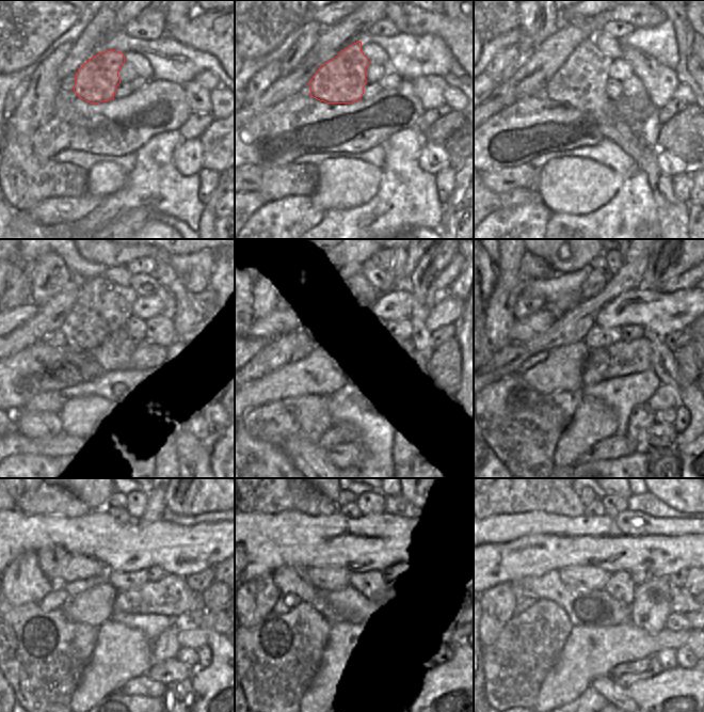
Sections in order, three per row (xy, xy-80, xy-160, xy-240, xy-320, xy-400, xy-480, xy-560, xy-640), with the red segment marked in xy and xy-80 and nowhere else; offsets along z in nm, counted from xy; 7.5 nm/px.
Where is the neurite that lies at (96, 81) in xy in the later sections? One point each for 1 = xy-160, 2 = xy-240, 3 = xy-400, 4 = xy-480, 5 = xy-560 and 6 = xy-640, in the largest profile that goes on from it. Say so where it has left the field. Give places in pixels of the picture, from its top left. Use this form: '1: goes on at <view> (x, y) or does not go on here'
1: goes on at xy-160 (581, 82)
2: goes on at xy-240 (97, 323)
3: goes on at xy-400 (596, 280)
4: goes on at xy-480 (121, 515)
5: goes on at xy-560 (351, 510)
6: goes on at xy-640 (595, 508)

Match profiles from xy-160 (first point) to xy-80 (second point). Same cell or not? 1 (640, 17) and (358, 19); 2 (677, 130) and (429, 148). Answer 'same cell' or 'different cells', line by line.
1: different cells
2: different cells

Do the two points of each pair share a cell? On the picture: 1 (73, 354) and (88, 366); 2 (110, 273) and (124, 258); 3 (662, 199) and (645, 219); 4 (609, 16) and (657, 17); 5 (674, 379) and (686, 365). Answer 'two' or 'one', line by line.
1: one
2: two
3: two
4: one
5: two

